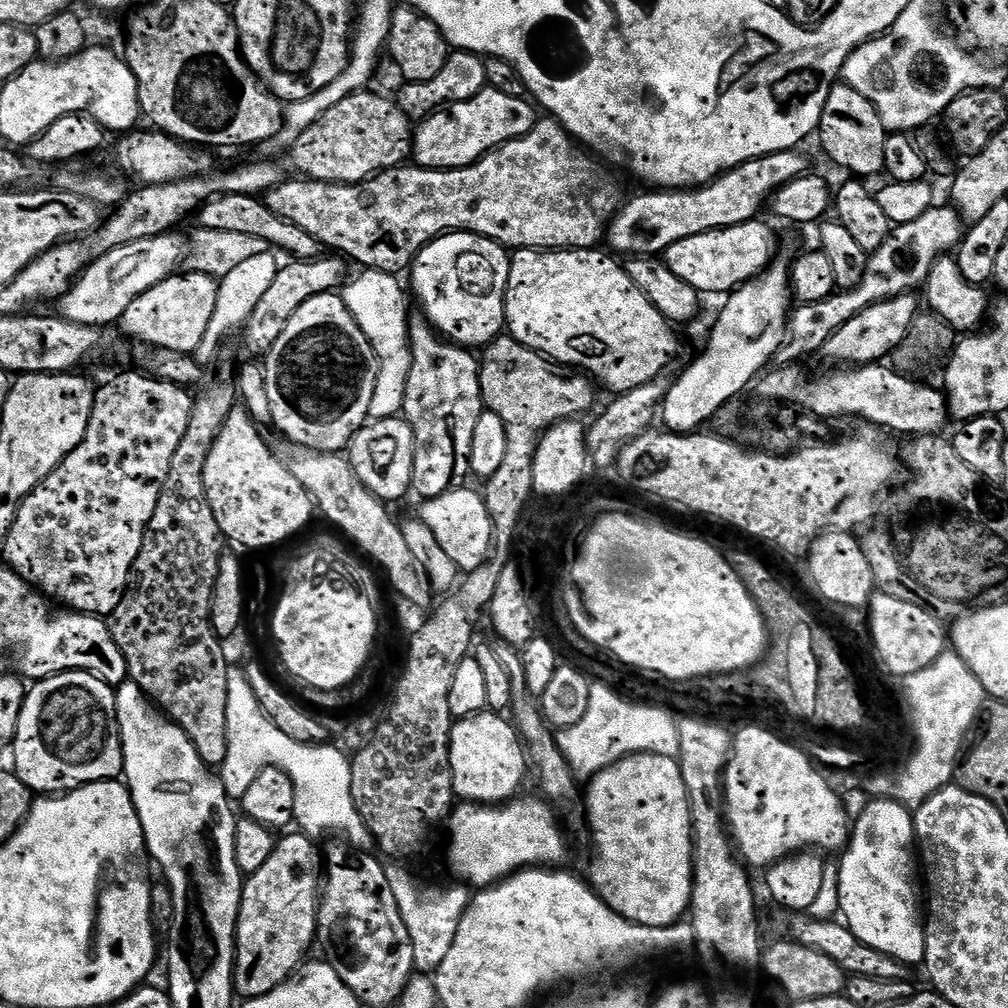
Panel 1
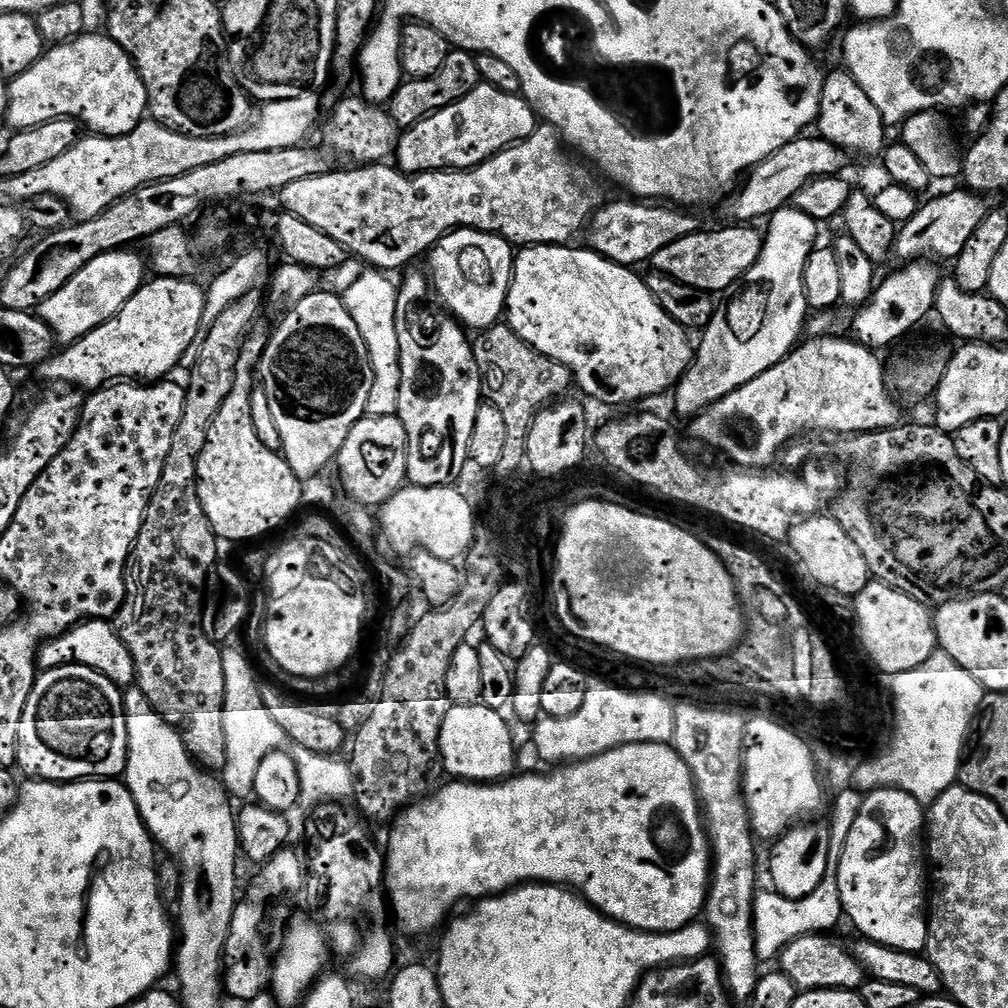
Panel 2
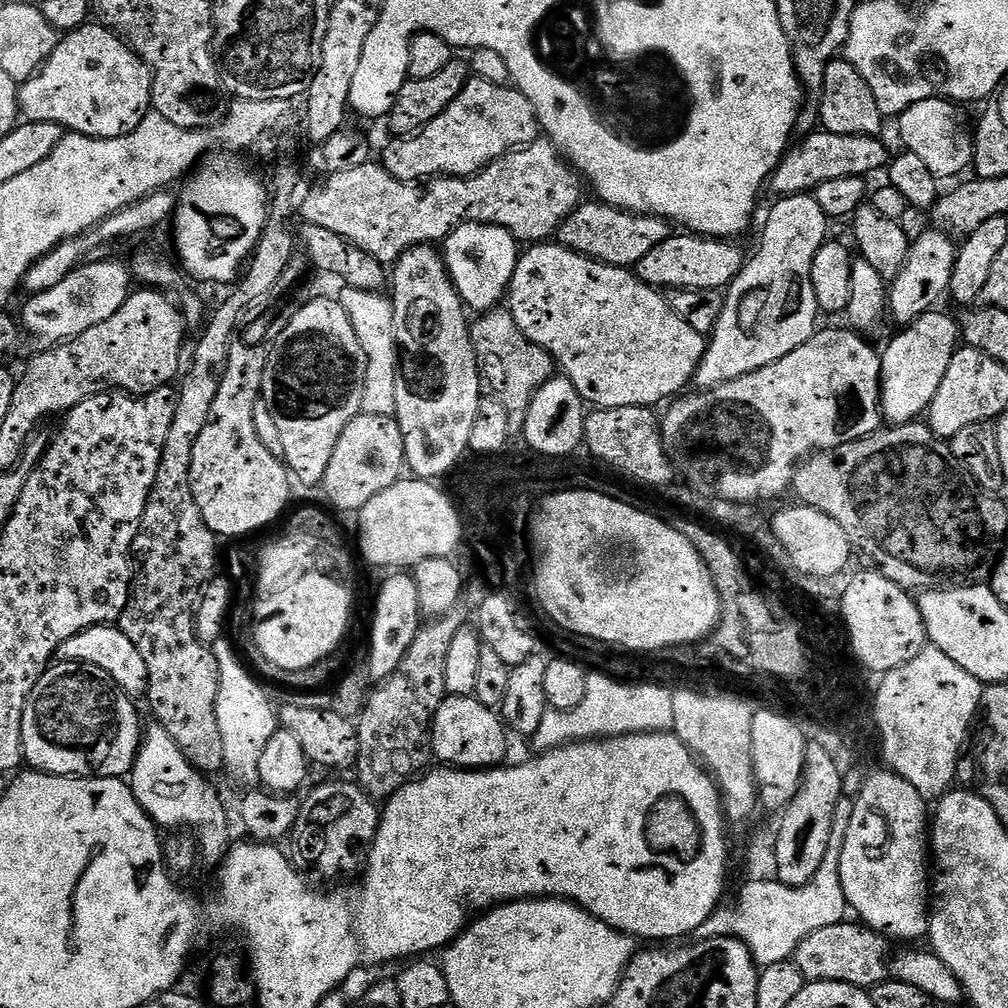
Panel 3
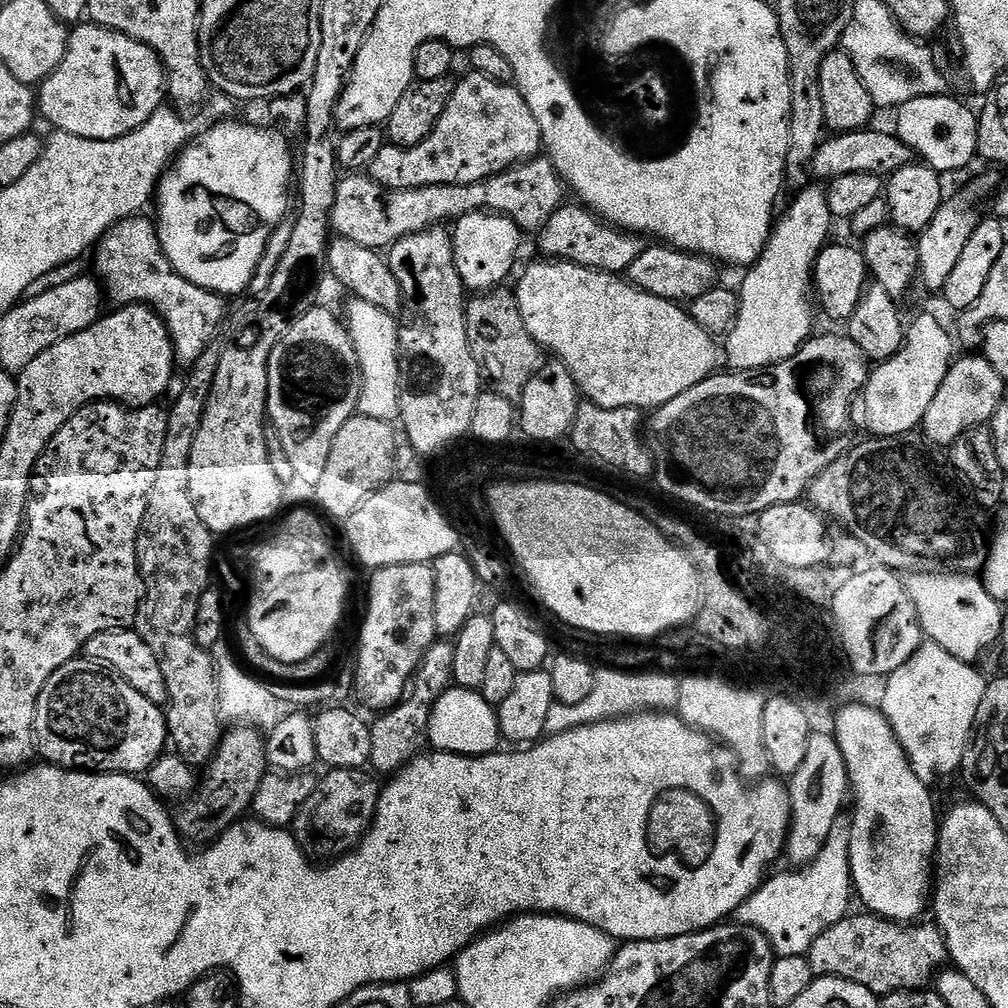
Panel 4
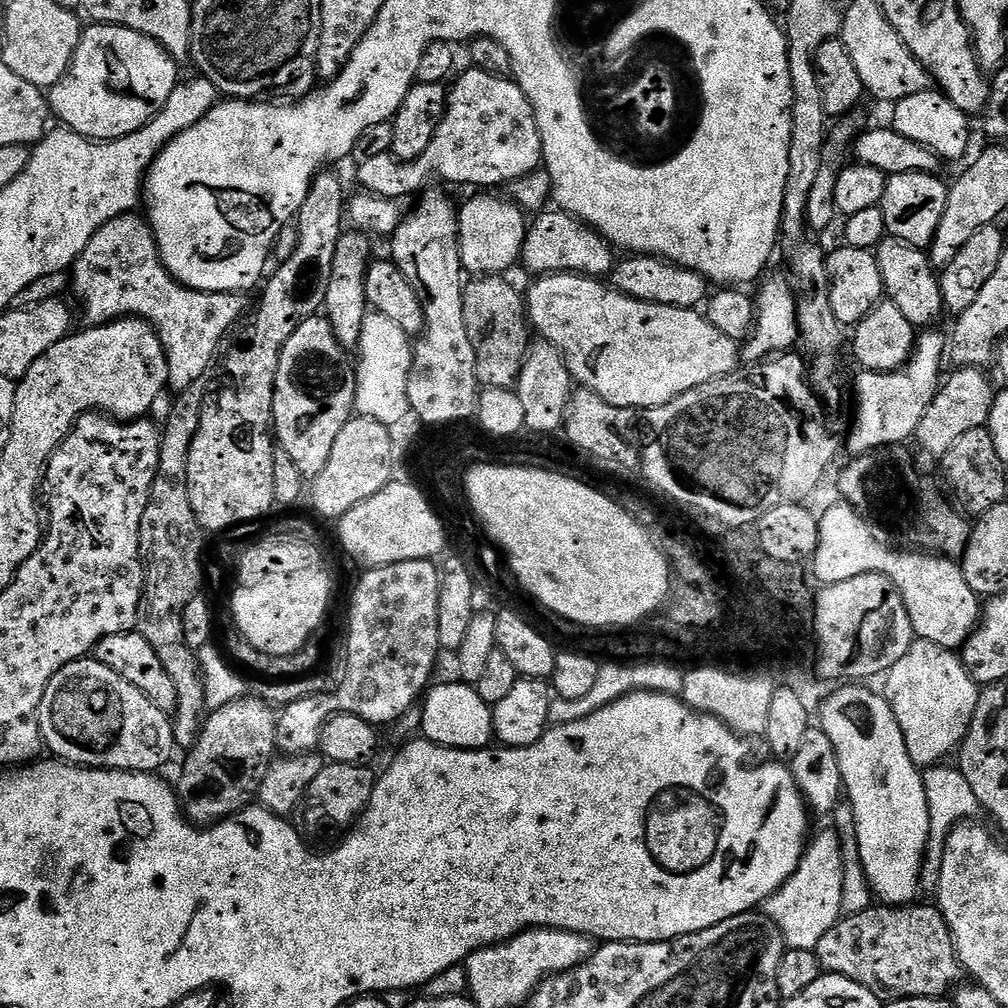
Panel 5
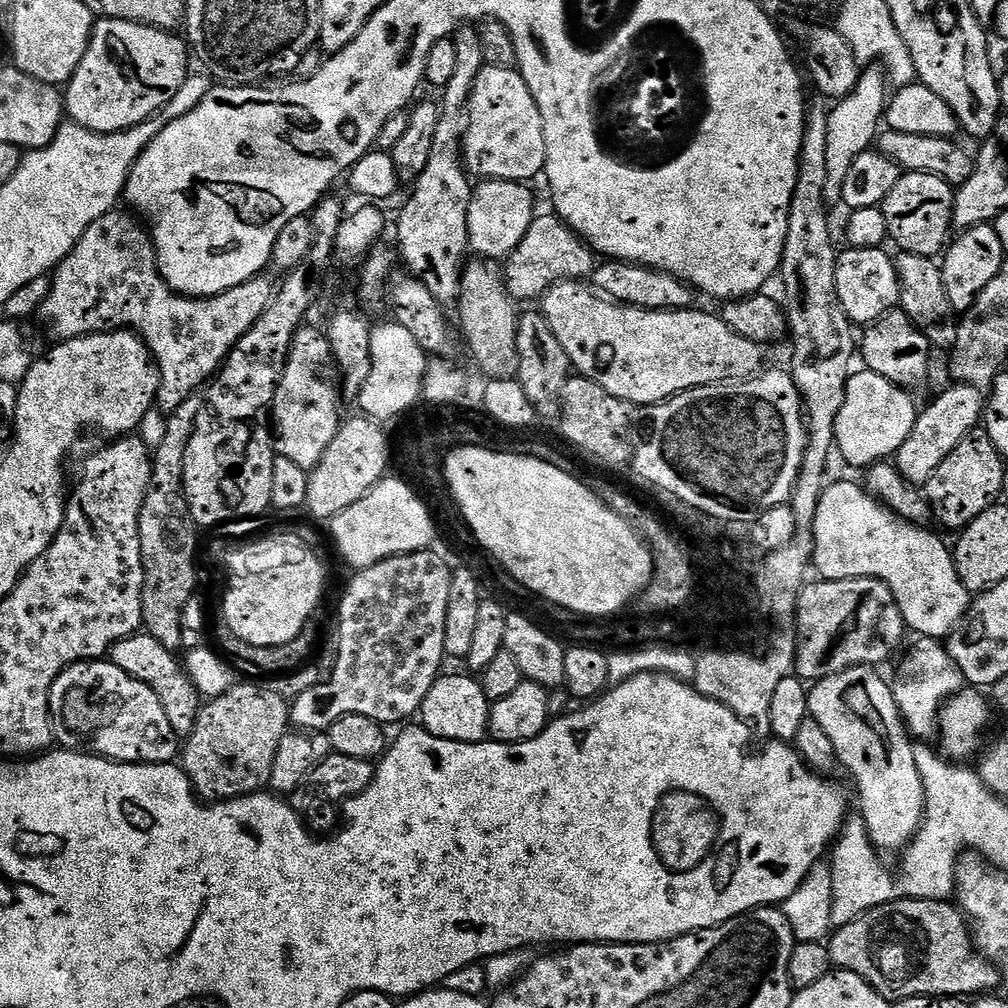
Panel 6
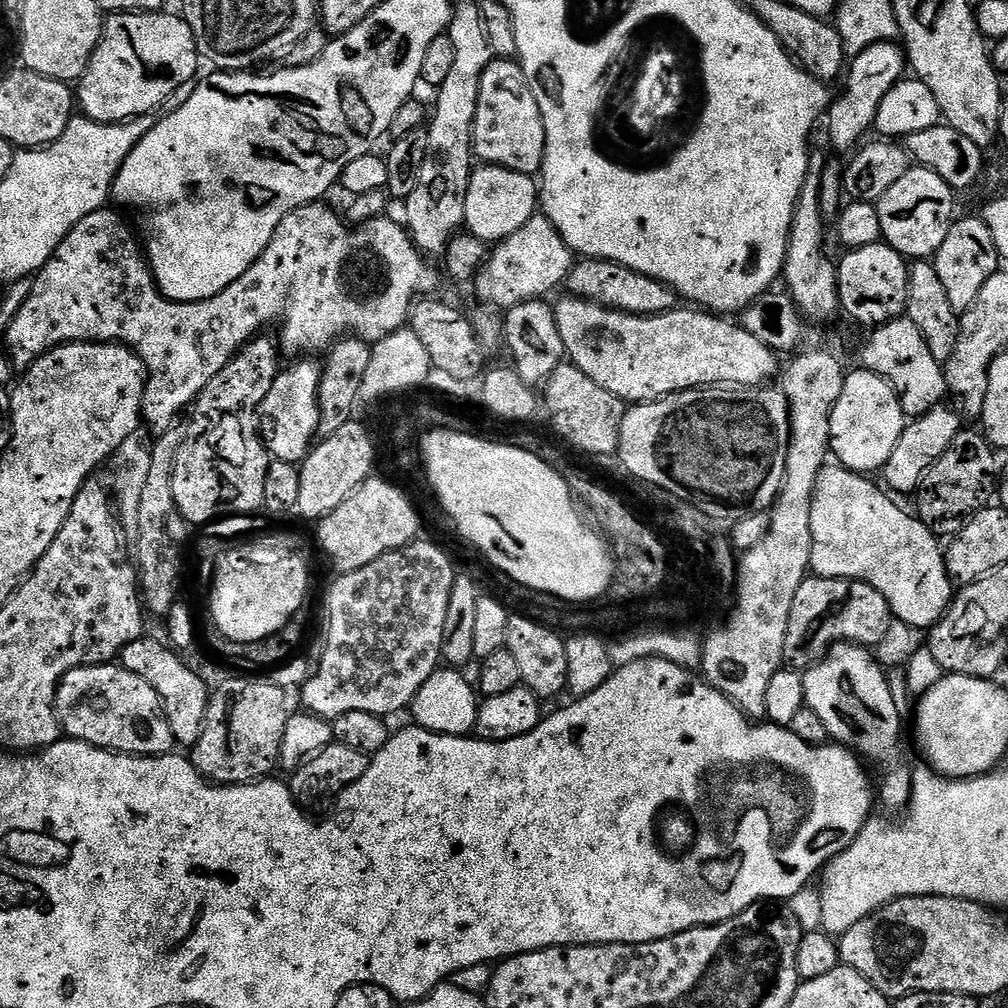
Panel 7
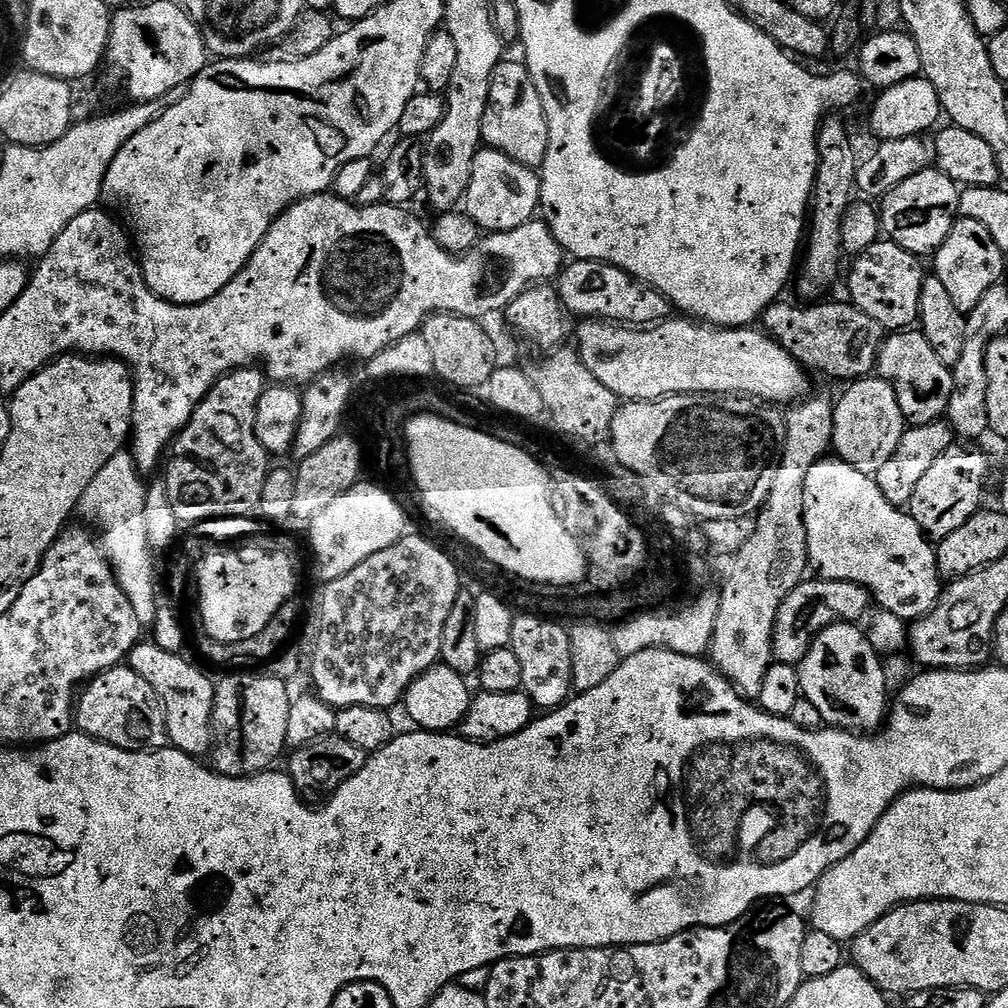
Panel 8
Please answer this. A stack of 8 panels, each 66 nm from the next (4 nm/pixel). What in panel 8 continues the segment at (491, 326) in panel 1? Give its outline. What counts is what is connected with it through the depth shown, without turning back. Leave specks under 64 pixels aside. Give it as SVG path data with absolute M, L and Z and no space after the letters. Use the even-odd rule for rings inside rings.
M481 147L472 163L470 182L462 204L468 216L485 233L514 230L537 215L540 207L537 169L514 162L514 158L502 154L497 148Z

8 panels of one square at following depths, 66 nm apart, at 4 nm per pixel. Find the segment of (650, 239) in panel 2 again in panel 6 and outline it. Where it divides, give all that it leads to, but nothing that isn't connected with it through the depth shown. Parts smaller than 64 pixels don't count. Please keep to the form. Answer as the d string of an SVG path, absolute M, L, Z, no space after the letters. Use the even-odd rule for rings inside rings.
M537 214L532 218L526 238L522 238L522 242L518 242L516 249L506 258L503 265L504 281L508 284L508 293L513 300L535 301L544 295L551 284L560 280L587 281L596 271L597 263L597 253L593 252L591 246L559 216Z

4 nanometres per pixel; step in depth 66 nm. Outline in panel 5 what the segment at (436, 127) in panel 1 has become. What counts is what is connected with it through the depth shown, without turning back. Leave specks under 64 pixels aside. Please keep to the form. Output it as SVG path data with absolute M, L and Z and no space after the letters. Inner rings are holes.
M469 67L467 71L455 77L456 85L451 85L444 120L422 158L400 160L391 152L366 158L355 169L363 191L400 202L411 192L423 192L433 181L445 185L469 184L472 190L492 190L495 184L511 186L518 178L541 167L544 151L538 122L519 84L515 79L495 76L481 68Z

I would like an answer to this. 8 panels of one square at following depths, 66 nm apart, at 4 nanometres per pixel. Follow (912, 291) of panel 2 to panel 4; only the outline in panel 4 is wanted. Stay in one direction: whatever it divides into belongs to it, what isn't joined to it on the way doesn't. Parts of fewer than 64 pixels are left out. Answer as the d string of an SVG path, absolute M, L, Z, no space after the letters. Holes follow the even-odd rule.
M980 176L977 180L970 181L957 196L949 195L940 205L938 214L934 214L930 226L926 226L916 240L920 263L918 280L921 285L924 283L930 291L936 293L944 289L946 278L950 278L954 266L958 263L958 257L962 255L962 250L966 247L966 242L970 242L970 234L974 234L976 225L982 219L981 213L972 212L972 208L978 207L984 199L987 201L999 189L1001 183L1001 177Z

